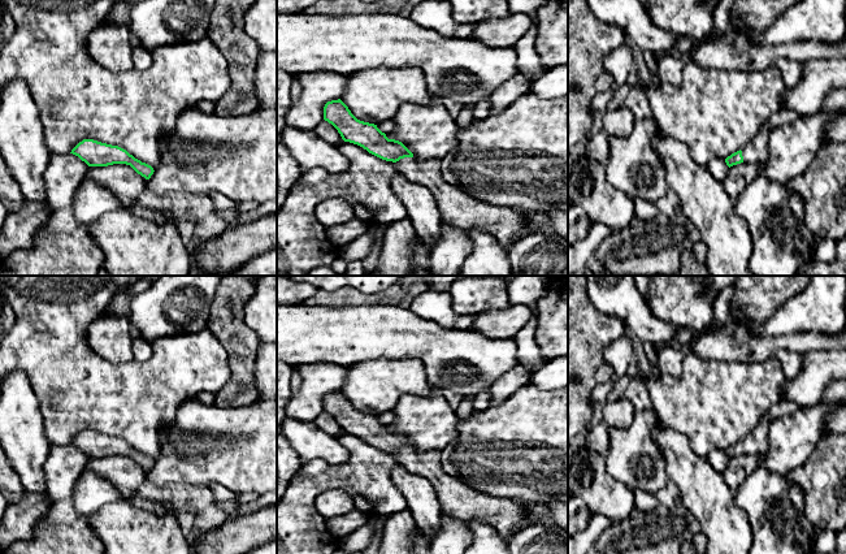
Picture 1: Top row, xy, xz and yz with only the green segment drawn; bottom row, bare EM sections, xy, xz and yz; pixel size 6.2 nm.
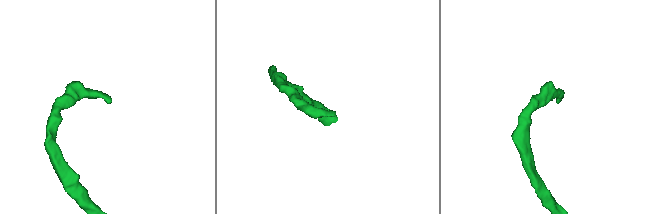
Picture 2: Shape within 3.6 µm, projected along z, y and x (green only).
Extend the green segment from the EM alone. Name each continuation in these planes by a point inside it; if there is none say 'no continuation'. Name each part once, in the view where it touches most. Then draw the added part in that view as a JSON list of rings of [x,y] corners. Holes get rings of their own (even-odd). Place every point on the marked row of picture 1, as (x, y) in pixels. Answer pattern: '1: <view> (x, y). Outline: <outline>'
1: xz (506, 225). Outline: [[[404,157],[396,161],[396,170],[433,194],[444,222],[463,230],[482,230],[507,250],[528,234],[528,220],[519,211],[481,202],[444,182],[441,160],[418,161]]]

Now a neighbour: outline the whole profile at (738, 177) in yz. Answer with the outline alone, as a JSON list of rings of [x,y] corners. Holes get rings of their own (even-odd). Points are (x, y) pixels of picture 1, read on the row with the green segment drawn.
[[[741,163],[728,169],[726,177],[721,181],[728,195],[736,200],[751,181],[762,176],[762,164]]]

